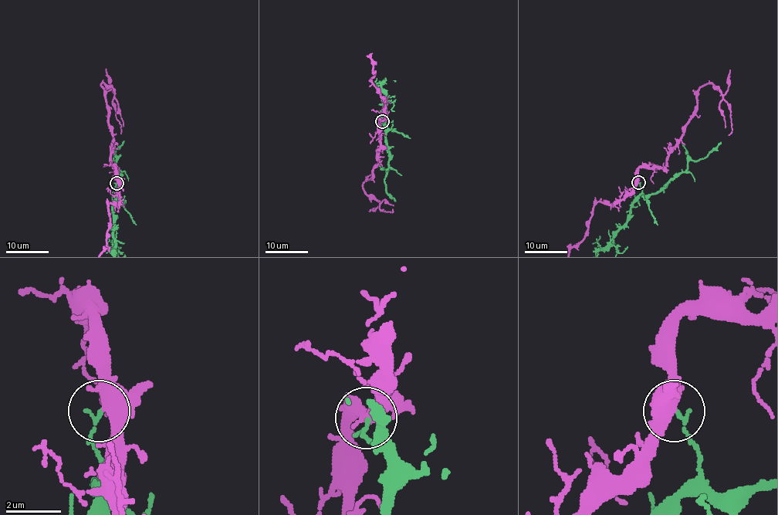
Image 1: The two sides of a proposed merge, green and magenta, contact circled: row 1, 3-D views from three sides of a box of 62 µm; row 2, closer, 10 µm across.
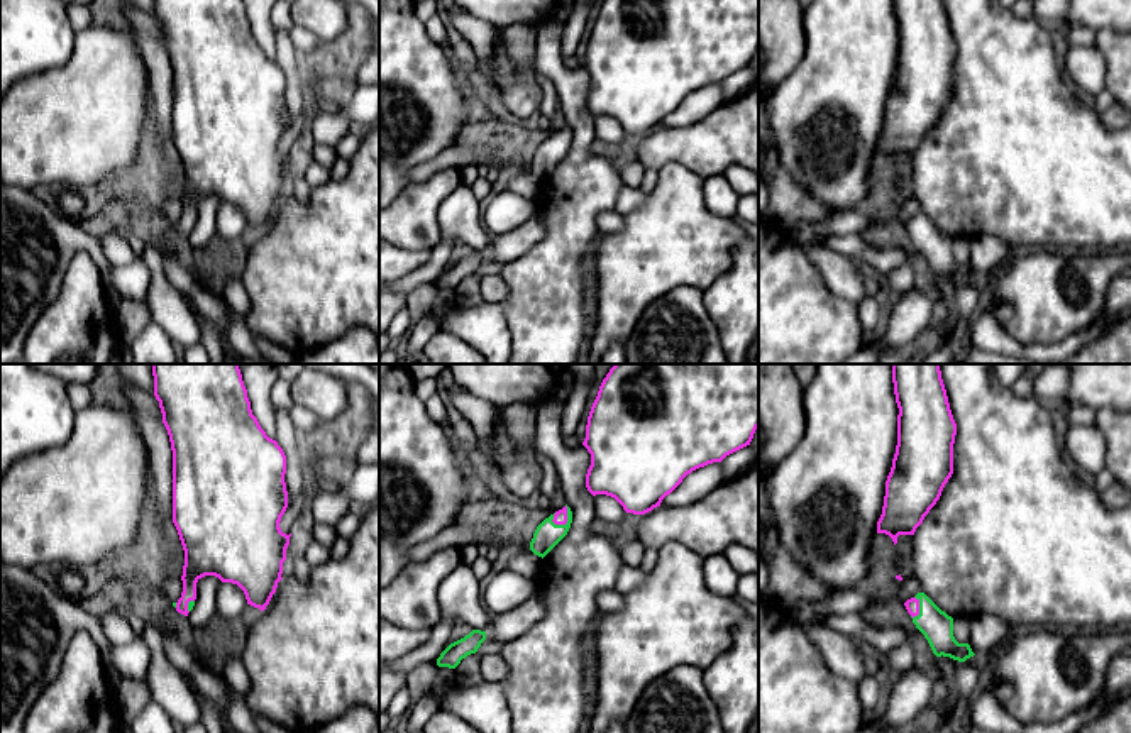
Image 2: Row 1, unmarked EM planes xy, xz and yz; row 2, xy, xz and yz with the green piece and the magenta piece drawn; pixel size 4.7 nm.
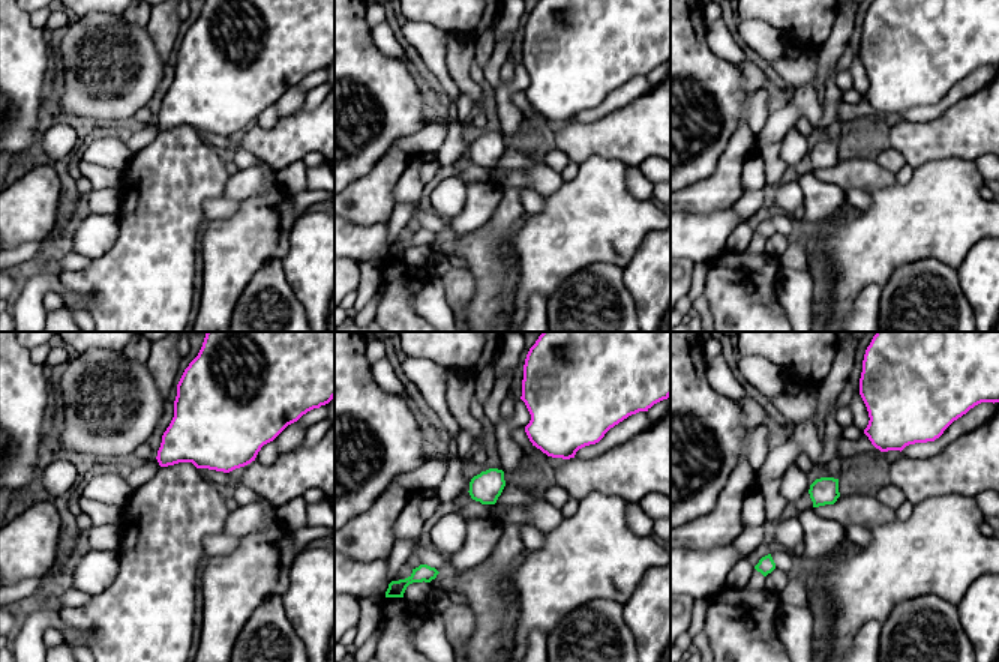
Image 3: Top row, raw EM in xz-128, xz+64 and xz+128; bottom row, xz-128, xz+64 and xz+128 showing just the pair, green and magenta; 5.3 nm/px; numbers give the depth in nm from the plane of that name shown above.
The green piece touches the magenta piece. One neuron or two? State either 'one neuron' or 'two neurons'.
two neurons

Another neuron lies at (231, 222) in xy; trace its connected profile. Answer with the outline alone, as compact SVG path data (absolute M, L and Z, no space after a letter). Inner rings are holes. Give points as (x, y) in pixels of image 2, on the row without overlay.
M220 203L217 210L217 234L225 240L235 240L242 237L247 229L244 212L232 203Z

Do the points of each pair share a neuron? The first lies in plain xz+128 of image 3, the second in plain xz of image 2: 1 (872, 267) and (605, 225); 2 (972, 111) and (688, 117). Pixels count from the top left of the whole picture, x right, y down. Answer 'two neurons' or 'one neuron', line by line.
1: two neurons
2: two neurons

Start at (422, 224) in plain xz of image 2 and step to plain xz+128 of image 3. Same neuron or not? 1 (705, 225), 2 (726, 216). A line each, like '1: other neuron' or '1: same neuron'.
1: other neuron
2: other neuron

